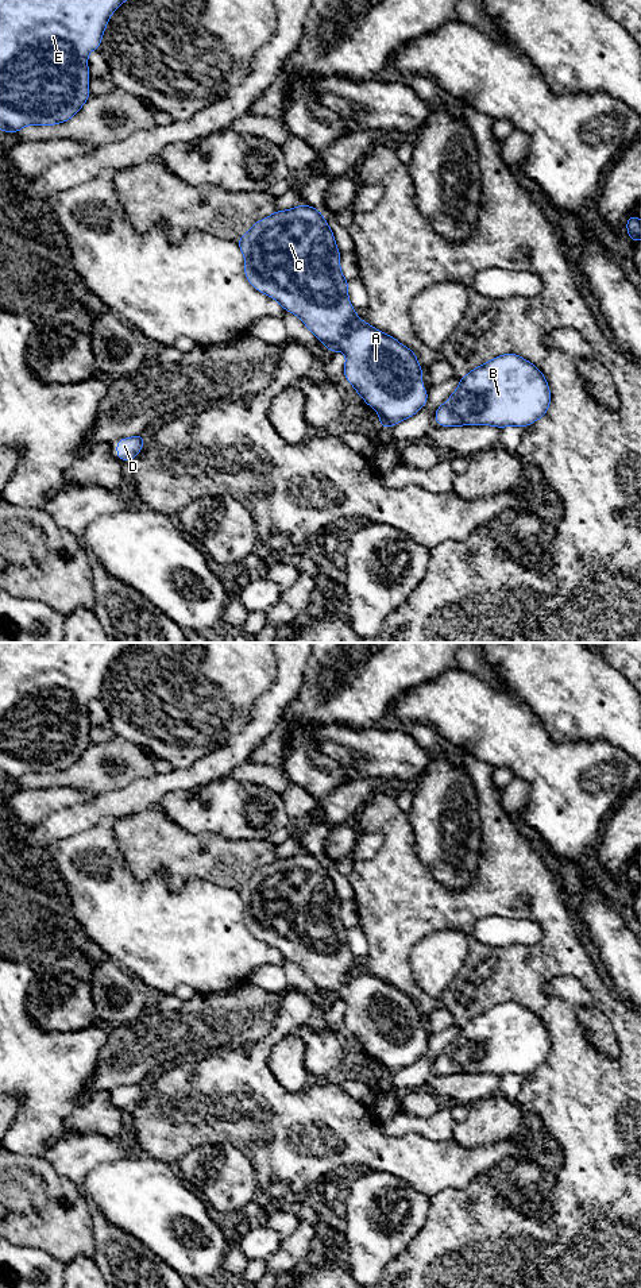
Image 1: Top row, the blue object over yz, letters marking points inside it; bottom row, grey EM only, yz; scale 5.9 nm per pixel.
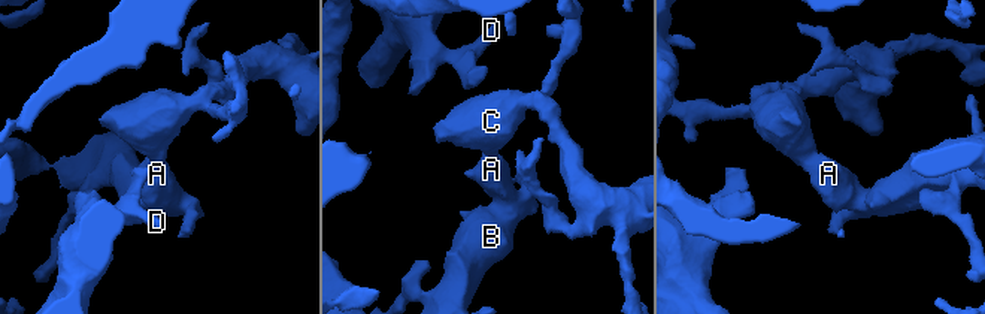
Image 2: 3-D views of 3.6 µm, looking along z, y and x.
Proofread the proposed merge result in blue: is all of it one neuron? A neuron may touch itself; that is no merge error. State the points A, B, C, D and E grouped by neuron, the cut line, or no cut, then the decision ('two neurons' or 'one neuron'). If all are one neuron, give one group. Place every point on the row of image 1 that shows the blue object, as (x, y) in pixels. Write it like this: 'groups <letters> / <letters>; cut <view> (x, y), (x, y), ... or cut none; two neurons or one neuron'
groups A B C D E; cut none; one neuron

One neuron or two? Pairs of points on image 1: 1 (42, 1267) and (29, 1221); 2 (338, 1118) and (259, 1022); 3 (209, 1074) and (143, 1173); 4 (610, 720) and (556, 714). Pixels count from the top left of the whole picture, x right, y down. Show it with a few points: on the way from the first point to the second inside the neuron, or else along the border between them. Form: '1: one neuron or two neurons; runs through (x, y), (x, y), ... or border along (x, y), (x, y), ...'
1: two neurons; border along (14, 1242), (22, 1246), (39, 1248), (65, 1264)
2: two neurons; border along (280, 1003), (271, 1029), (262, 1038), (240, 1047)
3: two neurons; border along (139, 1152), (170, 1164)
4: one neuron; runs through (597, 714), (570, 714)

